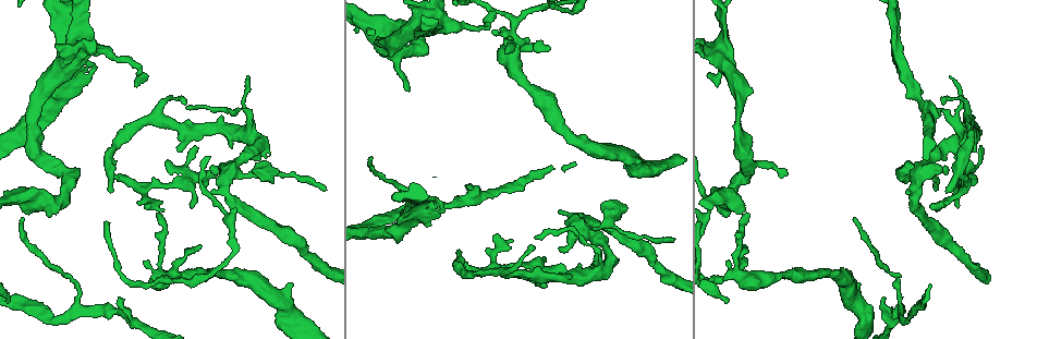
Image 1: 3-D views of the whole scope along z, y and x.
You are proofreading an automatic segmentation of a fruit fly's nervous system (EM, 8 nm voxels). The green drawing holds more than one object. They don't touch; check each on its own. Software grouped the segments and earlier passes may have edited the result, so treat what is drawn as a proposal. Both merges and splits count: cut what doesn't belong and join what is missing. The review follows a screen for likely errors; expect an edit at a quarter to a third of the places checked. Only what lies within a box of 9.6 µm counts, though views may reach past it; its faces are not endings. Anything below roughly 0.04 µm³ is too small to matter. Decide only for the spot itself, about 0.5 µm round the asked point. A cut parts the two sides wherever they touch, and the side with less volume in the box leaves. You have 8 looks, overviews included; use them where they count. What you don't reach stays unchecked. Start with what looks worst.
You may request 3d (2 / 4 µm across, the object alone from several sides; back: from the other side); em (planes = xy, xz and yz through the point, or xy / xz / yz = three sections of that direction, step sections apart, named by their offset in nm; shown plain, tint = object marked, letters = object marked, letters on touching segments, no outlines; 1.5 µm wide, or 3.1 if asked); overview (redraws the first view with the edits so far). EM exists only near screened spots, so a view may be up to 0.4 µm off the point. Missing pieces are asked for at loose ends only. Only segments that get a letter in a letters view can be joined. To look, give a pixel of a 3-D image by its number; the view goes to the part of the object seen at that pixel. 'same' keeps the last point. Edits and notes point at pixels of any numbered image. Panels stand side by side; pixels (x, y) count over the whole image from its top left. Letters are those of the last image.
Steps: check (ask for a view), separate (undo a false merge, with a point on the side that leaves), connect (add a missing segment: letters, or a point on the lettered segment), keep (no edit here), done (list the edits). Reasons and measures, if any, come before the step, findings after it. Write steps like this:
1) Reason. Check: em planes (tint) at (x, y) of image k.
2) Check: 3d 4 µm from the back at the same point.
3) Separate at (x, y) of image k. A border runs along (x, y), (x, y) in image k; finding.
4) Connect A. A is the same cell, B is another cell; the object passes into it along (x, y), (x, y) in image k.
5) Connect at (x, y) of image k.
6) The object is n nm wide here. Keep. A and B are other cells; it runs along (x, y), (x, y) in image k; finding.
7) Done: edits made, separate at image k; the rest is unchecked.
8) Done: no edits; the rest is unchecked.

An open end. Check: em planes (letters) at (959, 205) of image 1.

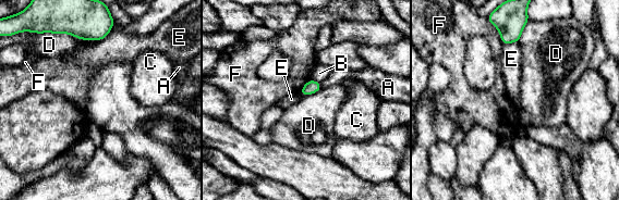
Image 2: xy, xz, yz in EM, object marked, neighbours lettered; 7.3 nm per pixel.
Keep. A, B, C, D, E and F are other cells; a border runs along (61, 33), (98, 40) in image 2; none of them fits.

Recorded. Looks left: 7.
Thin end. Check: 3d 2 µm at (787, 170) of image 1.

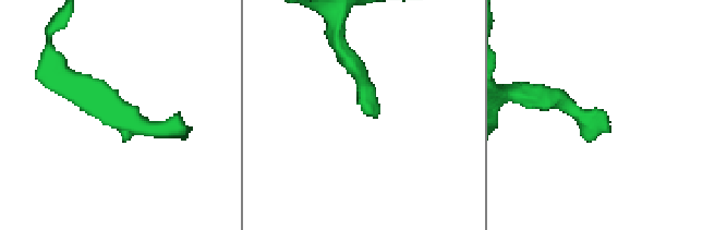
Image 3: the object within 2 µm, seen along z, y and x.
Check: em planes (plain) at (376, 116) of image 3.

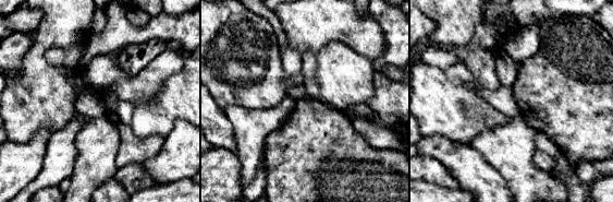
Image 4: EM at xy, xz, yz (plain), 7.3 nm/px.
Check: em planes (letters) at the same point.

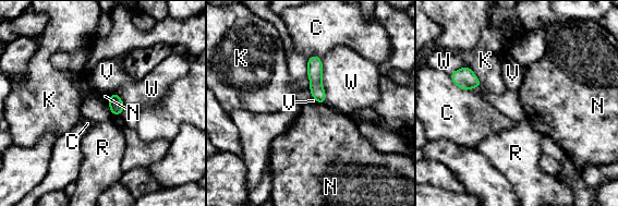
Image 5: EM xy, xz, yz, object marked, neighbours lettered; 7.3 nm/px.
The object is 100 nm wide here. Keep. C, K, N, R, V and W are other cells; it runs along (314, 58), (315, 87), (323, 100) in image 5; no lettered segment goes on from it.

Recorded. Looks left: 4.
Tapers out. Check: 3d 2 µm from the back at (854, 220) of image 1.

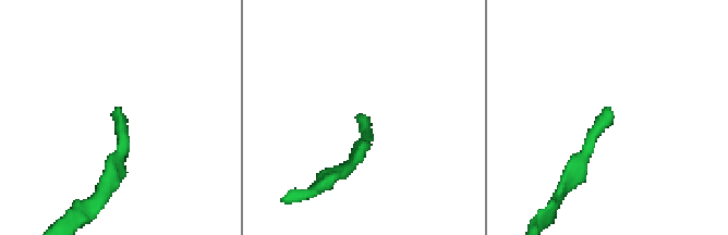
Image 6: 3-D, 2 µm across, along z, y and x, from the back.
Now the EM. Check: em planes (letters) at (118, 109) of image 6.

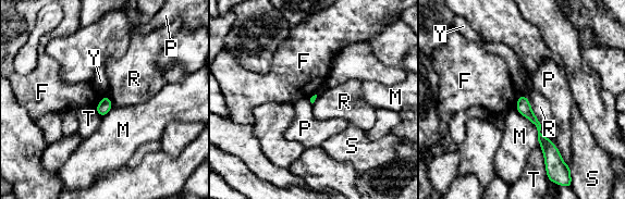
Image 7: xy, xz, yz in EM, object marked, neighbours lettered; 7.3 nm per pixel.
The longest contact is with R, 420 nm. Keep. F, M, P, R, S, T and Y are other cells; a border runs along (523, 94), (540, 132), (552, 142) in image 7; none of them fits.

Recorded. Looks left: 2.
Done: no edits; the rest is unchecked.

